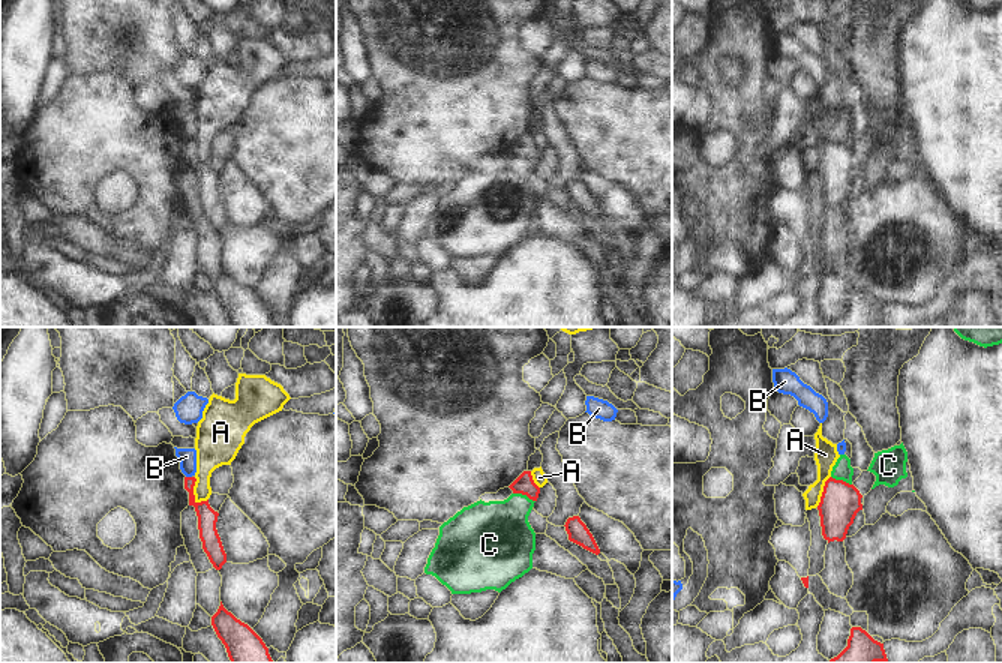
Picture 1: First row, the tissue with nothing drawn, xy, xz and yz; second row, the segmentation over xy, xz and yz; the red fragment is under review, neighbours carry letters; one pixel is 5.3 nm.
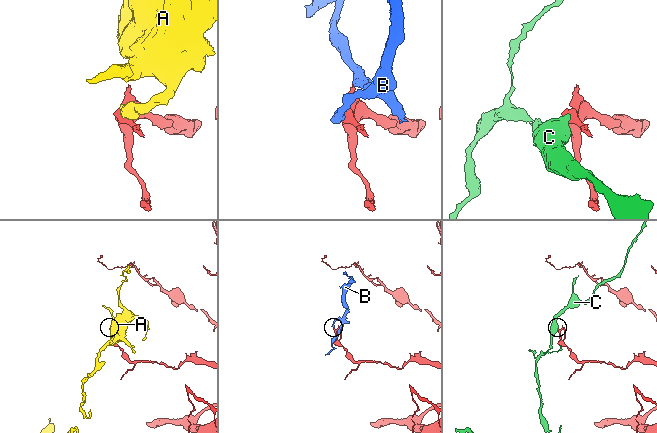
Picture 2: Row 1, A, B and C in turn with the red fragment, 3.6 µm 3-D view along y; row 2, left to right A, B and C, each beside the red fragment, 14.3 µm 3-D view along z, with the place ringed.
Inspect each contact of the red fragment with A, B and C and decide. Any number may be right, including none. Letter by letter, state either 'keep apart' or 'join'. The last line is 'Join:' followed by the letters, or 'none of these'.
A: keep apart
B: keep apart
C: keep apart
Join: none of these

